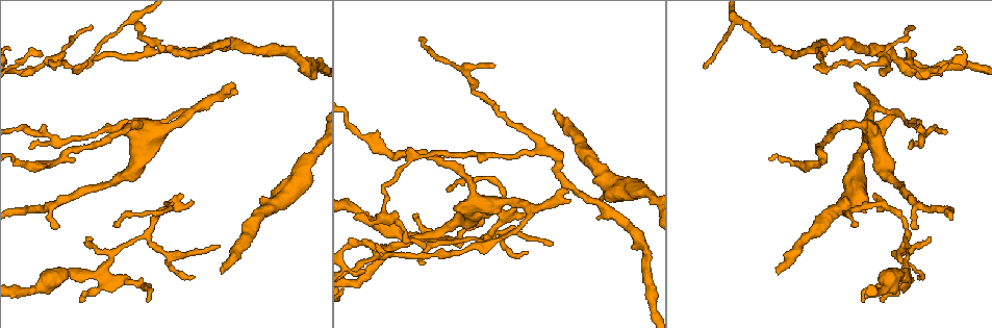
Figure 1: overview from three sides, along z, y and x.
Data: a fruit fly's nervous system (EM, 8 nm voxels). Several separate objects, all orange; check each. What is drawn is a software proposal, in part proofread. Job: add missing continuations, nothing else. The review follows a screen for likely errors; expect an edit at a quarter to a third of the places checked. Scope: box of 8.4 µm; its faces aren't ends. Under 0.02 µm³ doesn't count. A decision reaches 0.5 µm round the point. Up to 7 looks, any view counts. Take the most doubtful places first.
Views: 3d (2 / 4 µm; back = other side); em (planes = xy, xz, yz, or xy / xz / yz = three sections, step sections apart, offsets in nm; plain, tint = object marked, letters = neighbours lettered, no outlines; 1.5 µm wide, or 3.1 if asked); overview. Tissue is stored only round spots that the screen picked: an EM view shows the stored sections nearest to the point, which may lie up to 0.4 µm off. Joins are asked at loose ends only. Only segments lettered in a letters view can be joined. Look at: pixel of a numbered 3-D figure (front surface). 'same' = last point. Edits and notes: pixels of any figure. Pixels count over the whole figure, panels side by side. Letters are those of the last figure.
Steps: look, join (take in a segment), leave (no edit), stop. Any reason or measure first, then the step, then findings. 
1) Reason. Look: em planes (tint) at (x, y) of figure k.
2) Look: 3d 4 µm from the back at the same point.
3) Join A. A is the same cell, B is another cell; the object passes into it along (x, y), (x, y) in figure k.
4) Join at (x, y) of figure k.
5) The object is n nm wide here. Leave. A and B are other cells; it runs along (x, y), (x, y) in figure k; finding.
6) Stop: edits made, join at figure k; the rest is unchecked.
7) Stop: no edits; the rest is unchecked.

End of a long branch. Look: 3d 2 µm from the back at (223, 265) of figure 1.

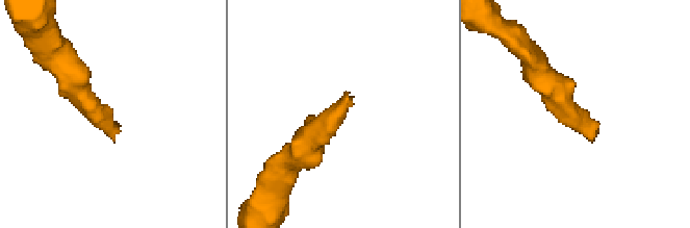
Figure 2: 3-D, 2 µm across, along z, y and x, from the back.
Shape alone is not enough. Look: em planes (plain) at (113, 122) of figure 2.

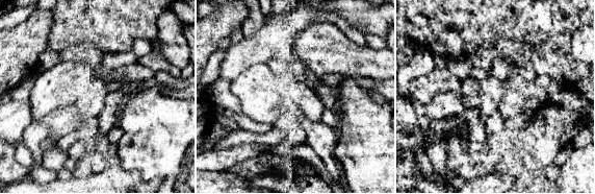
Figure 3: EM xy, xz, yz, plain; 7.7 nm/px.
Look: em planes (letters) at the same point.

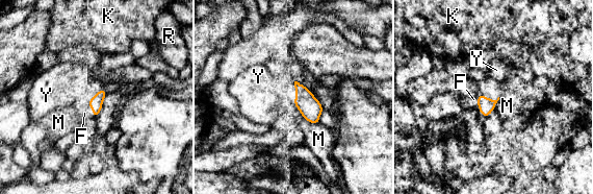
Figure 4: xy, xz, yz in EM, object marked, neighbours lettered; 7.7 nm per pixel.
Join F. F is the same cell, K, M, R and Y are other cells; it goes on there.

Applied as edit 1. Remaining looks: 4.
Look: overview.

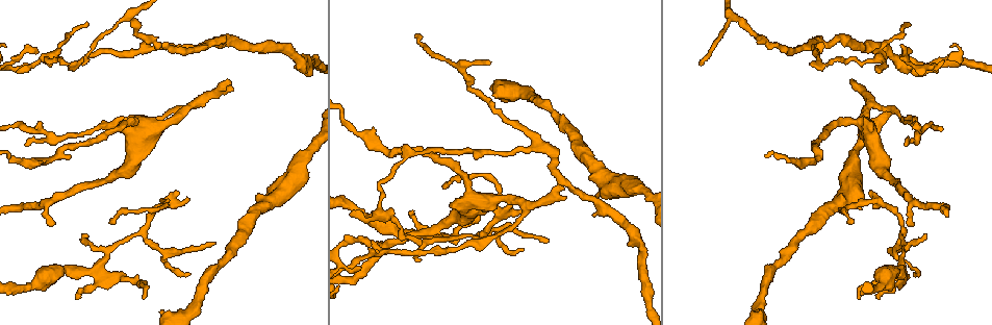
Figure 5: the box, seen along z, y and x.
Free end. Look: 3d 4 µm at (853, 81) of figure 5.

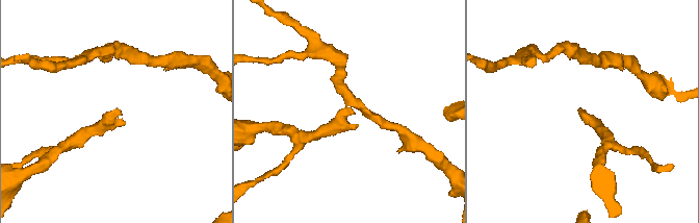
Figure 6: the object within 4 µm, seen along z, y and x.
Look: em yz step 4 (tint) at (352, 113) of figure 6.

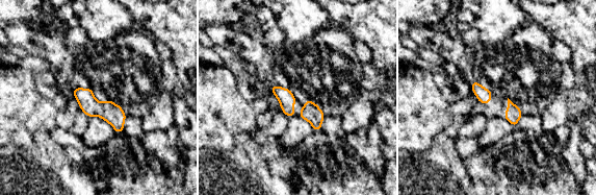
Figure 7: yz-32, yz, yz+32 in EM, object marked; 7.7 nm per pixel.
Look: em planes (letters) at the same point.

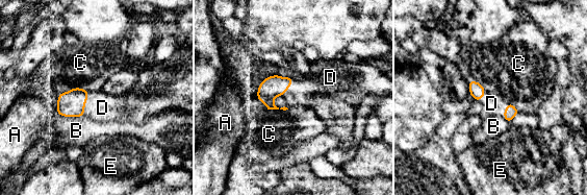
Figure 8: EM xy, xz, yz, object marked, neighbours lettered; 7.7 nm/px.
Join D. D is the same cell, A, B, C and E are other cells; the object passes into it along (71, 103), (85, 103), (102, 107) in figure 8; the cell continues.

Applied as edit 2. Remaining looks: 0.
Stop: edits made, join at figure 4, join at figure 8; the rest is unchecked.

